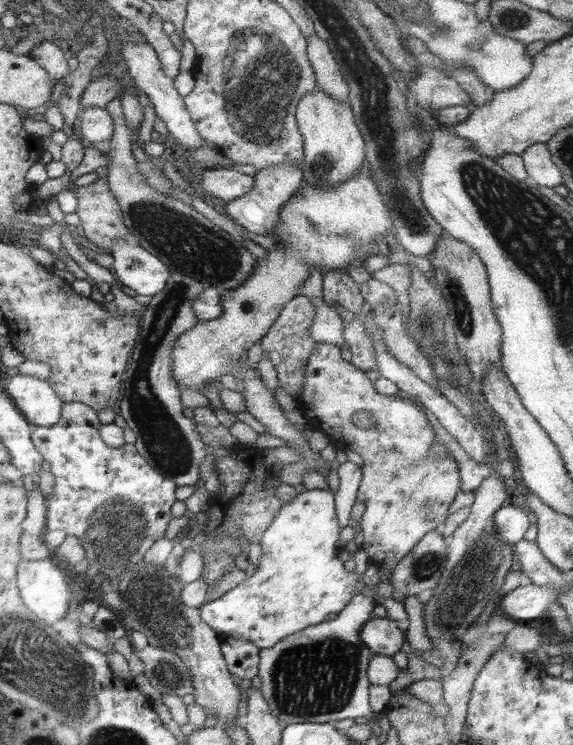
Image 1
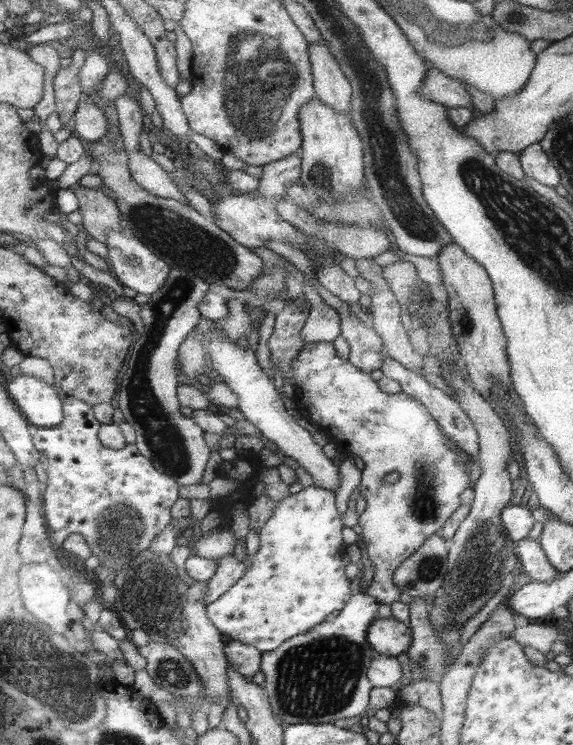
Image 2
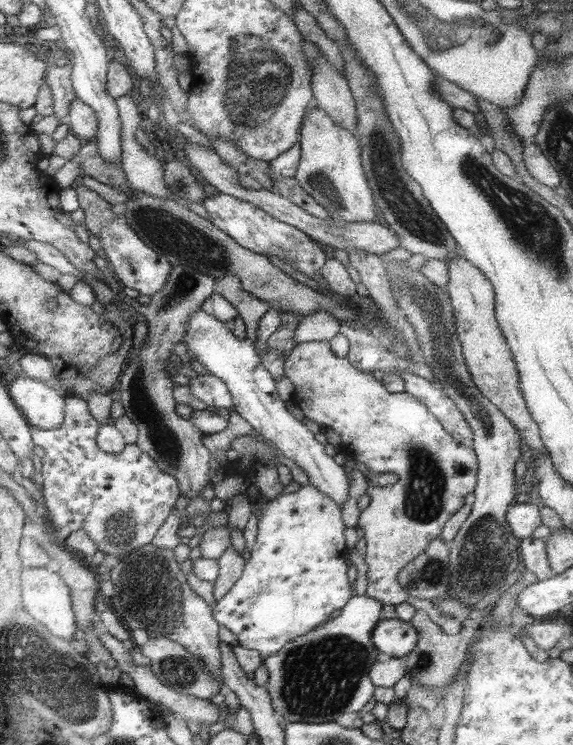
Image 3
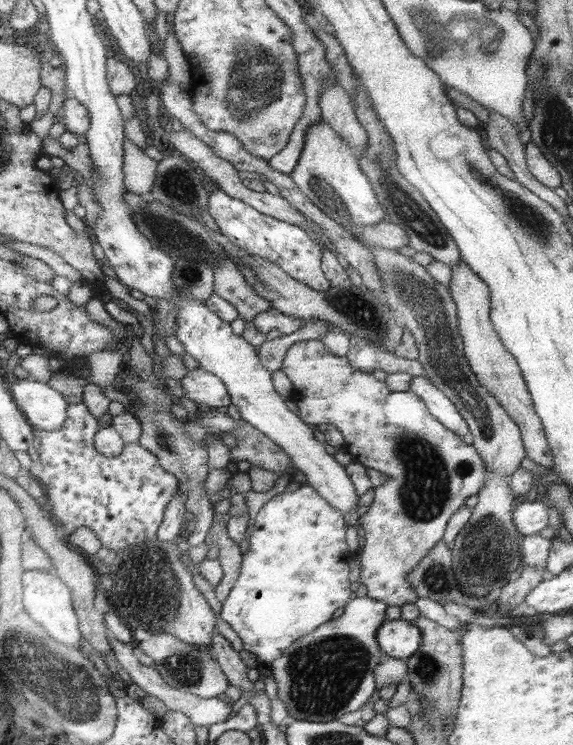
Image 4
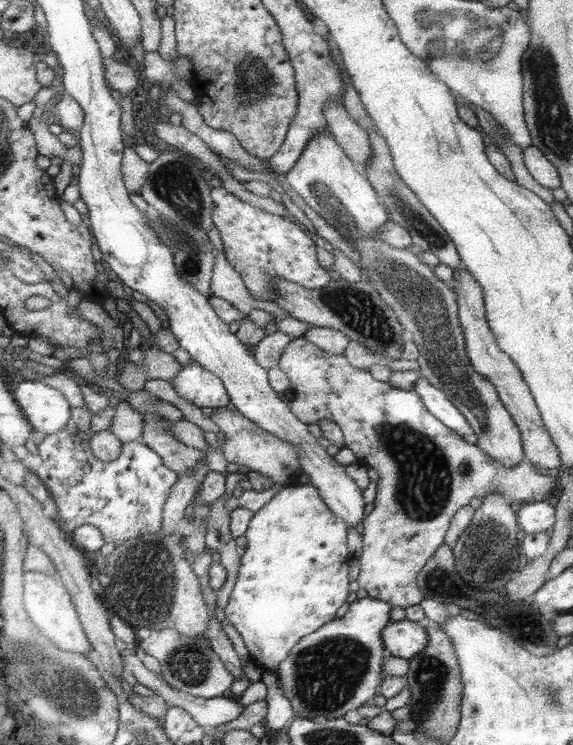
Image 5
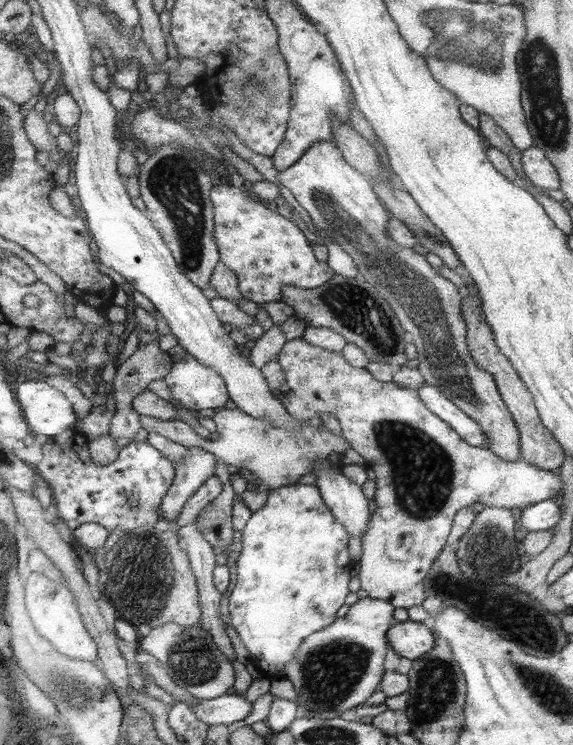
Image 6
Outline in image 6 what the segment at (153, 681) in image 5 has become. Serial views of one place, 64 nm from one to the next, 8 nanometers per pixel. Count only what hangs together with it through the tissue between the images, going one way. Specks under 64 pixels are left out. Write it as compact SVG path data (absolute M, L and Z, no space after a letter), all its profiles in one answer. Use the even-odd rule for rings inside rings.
M227 694L215 700L199 700L197 706L199 720L213 724L225 724L229 728L241 726L245 718L253 712L253 702L247 700L245 694Z

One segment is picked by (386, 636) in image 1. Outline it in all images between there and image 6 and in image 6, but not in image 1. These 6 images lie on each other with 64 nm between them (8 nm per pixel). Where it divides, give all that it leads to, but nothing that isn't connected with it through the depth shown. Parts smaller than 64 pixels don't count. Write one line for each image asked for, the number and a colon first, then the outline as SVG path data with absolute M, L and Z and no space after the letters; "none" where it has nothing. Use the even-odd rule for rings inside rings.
2: M397 618L377 620L373 628L369 628L369 644L379 656L397 658L401 654L409 654L413 640L413 628Z
3: M383 620L373 634L373 644L385 658L409 658L419 644L419 630L405 620Z
4: M395 620L381 626L381 650L397 660L411 660L423 648L421 628L409 620Z
5: M391 622L389 628L385 628L385 650L389 650L393 658L403 658L411 662L429 648L429 642L429 630L419 622Z
6: M409 620L403 624L395 624L389 630L389 644L399 658L409 658L417 662L419 658L425 658L425 654L437 648L437 634L423 622Z

